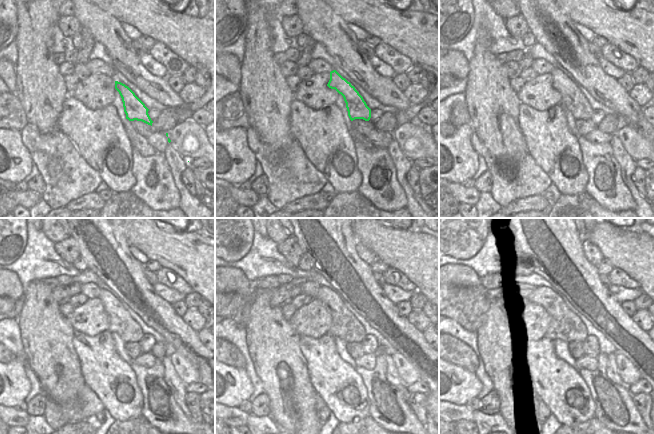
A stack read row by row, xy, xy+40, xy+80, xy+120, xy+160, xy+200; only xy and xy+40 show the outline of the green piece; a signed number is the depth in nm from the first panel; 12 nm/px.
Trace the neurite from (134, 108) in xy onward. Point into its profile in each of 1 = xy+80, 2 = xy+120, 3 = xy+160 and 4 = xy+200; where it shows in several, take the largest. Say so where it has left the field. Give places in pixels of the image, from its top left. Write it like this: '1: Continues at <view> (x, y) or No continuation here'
1: Continues at xy+80 (573, 99)
2: Continues at xy+120 (121, 323)
3: Continues at xy+160 (344, 325)
4: Continues at xy+200 (565, 325)

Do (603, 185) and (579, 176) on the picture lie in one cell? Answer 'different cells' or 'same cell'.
different cells

